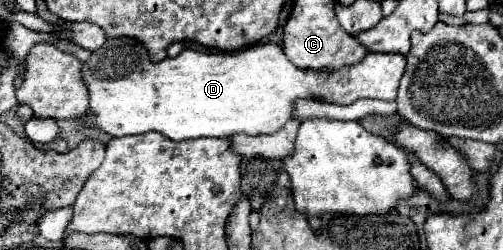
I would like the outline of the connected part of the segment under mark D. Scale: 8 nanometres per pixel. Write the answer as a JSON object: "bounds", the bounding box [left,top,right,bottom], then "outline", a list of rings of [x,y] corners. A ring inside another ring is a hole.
{"bounds":[82,37,406,141],"outline":[[[118,37],[106,39],[106,43],[90,55],[86,63],[82,63],[82,79],[86,89],[90,91],[90,105],[86,115],[94,115],[94,125],[112,135],[138,135],[146,131],[158,131],[172,141],[200,139],[200,137],[230,137],[234,133],[244,135],[264,135],[276,133],[290,117],[292,105],[298,97],[324,97],[328,103],[350,105],[356,99],[382,99],[392,101],[398,93],[398,81],[404,73],[406,59],[394,53],[366,53],[358,65],[342,67],[332,75],[316,73],[310,69],[298,69],[284,55],[280,45],[274,43],[256,43],[240,51],[194,51],[184,49],[178,57],[168,57],[158,65],[150,61],[148,51],[136,39]]]}

